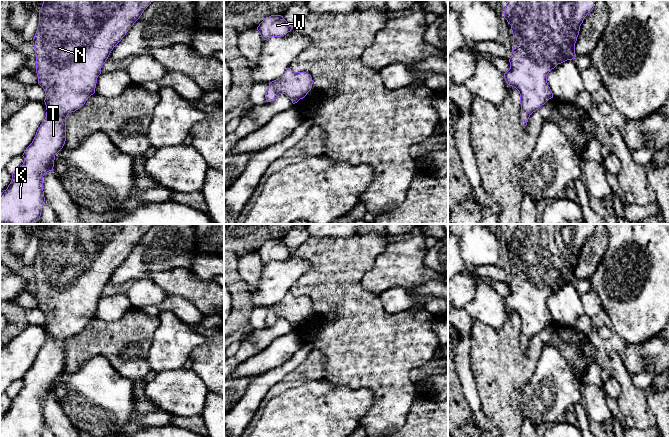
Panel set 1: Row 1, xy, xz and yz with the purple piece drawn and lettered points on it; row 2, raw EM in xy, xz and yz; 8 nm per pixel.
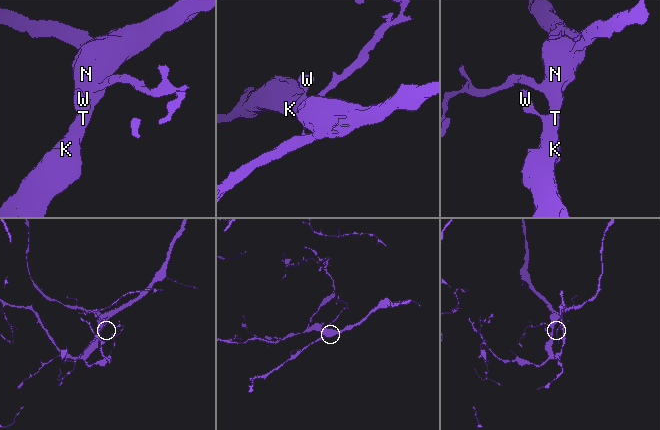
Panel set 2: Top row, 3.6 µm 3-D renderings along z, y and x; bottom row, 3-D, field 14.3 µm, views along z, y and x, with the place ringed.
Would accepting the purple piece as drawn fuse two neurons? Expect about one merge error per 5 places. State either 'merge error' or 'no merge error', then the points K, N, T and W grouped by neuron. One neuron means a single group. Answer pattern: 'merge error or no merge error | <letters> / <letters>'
no merge error | K N T W

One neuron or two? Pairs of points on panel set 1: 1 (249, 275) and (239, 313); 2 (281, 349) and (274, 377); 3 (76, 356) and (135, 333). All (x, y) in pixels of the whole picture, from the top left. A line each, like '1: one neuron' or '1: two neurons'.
1: two neurons
2: two neurons
3: one neuron

